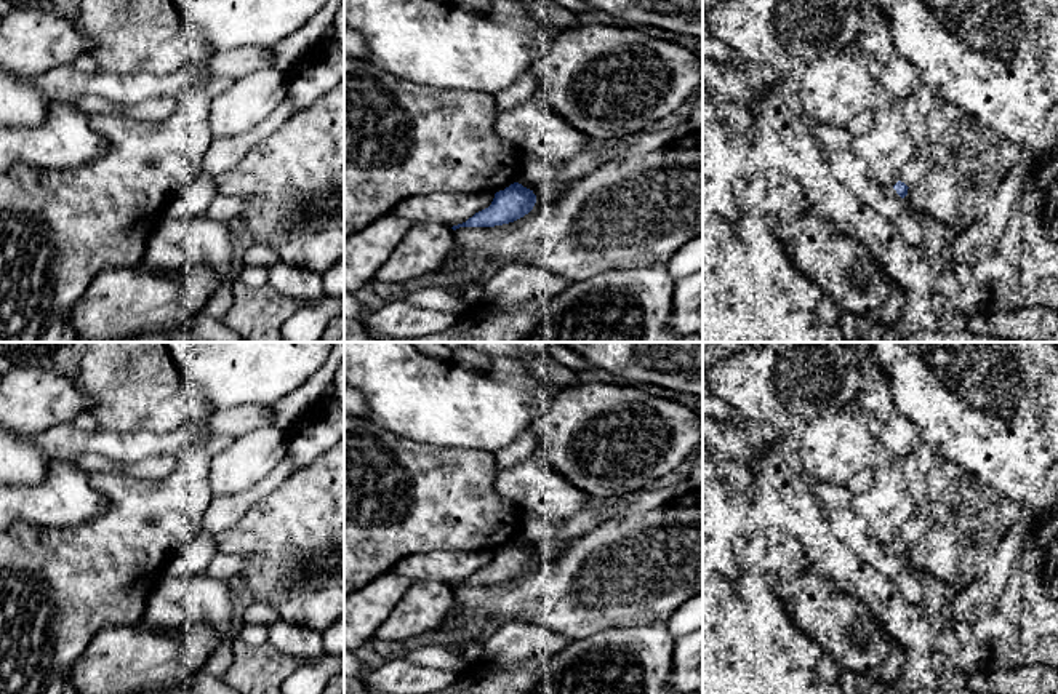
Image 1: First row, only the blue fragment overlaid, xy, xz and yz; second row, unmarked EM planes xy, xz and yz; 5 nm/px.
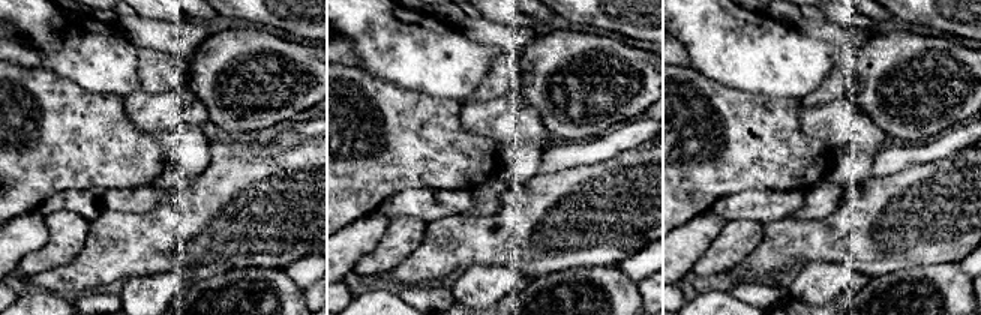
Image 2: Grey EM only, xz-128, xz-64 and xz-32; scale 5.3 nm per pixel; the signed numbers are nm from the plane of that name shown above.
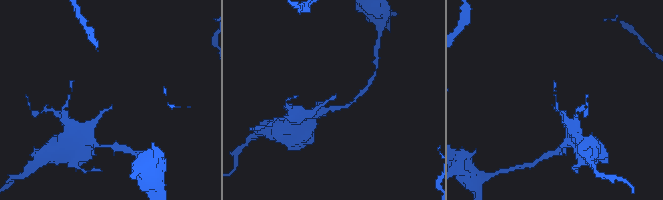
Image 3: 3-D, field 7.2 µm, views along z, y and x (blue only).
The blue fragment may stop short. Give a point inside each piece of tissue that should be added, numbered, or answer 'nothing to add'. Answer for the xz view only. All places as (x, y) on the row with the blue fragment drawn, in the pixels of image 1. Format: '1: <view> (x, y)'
nothing to add

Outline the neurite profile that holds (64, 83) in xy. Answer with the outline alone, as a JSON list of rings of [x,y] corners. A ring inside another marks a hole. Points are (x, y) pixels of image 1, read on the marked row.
[[[66,66],[34,77],[34,83],[51,99],[72,102],[78,94],[94,94],[120,104],[141,104],[149,99],[181,96],[192,86],[192,75],[187,67],[171,74],[150,70],[85,74]]]

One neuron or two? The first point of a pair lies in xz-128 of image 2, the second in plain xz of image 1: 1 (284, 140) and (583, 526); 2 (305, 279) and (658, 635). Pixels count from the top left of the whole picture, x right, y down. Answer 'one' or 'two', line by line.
1: one
2: two

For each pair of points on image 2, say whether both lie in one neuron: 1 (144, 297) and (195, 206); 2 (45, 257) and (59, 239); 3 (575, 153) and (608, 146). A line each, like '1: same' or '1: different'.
1: different
2: same
3: same

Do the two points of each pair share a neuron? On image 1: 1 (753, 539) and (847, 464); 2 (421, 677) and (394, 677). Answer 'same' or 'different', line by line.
1: different
2: same

